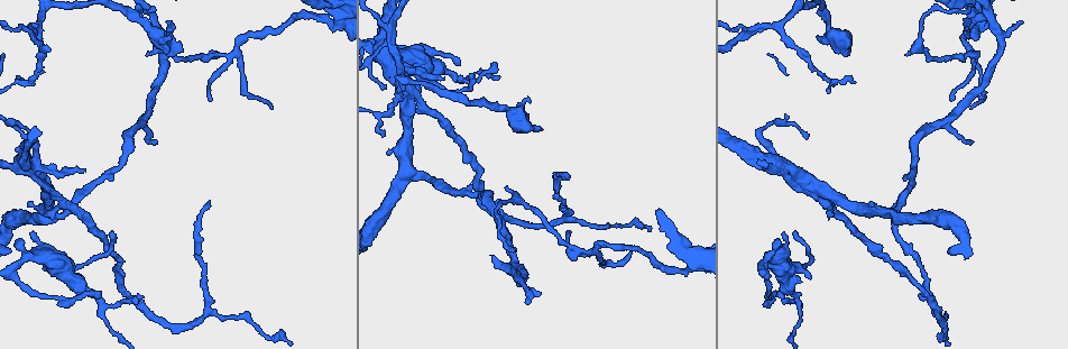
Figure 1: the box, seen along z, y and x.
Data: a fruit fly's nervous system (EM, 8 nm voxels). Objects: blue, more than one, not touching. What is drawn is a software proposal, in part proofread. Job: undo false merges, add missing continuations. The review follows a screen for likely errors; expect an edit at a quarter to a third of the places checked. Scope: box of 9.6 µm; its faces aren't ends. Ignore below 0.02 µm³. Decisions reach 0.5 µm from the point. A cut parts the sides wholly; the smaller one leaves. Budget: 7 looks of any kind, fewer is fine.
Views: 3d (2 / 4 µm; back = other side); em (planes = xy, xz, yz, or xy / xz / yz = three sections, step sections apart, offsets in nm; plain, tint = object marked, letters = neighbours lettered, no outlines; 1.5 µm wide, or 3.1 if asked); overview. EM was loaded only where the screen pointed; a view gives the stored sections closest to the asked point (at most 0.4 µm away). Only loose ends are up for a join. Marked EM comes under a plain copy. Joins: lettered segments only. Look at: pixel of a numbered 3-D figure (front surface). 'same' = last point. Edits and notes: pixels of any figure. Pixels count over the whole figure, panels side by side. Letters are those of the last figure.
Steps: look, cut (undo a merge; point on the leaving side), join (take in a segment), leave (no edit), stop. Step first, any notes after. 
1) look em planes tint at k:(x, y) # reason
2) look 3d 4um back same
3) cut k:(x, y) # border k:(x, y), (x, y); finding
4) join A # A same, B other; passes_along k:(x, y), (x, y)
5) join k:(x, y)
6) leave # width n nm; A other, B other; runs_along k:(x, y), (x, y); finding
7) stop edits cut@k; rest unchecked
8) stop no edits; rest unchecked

look em planes letters at 1:(111, 232) # free end

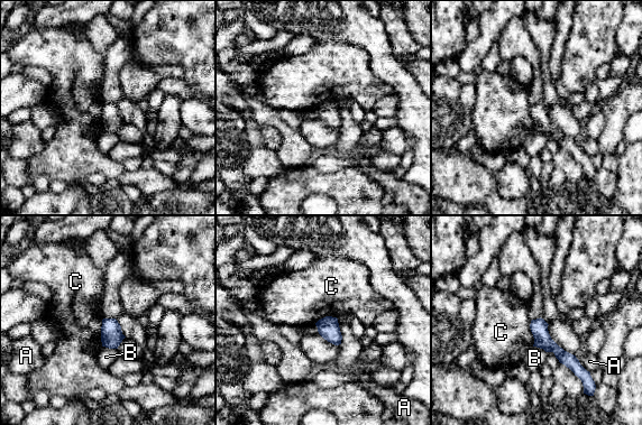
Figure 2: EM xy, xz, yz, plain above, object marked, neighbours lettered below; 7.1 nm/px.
leave # width 130 nm; longest_contact C 200 nm; A other, B other, C other; none of them fits

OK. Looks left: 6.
look em xy step 8 letters at 1:(506, 185) # free end

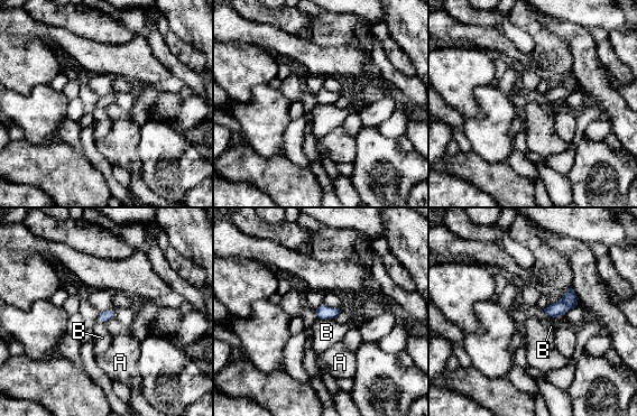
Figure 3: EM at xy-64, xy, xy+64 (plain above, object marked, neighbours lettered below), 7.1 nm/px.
leave # A other, B other; border 3:(113, 316), (105, 322); no lettered segment goes on from it

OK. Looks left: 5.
look 3d 2um at 1:(381, 136) # branch stops here

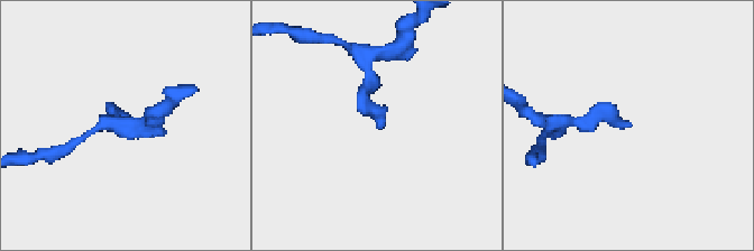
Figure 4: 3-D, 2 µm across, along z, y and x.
look em xz step 4 letters at 4:(630, 127) # need the tissue

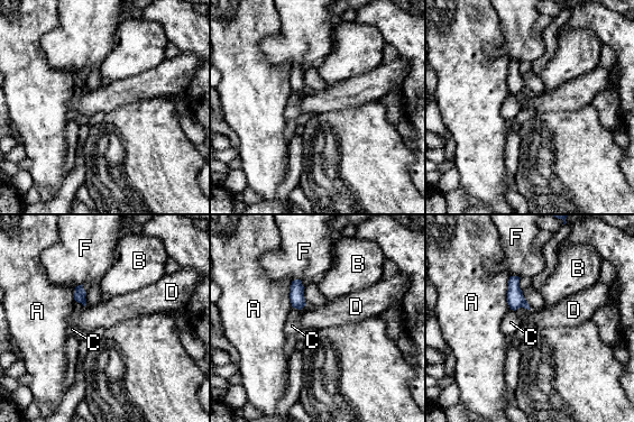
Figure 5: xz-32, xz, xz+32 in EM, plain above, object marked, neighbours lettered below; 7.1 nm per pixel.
leave # A other, B other, C other, D other, F other; border 5:(511, 276), (507, 283), (510, 309); no lettered segment goes on from it

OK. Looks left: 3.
stop no edits; rest unchecked

